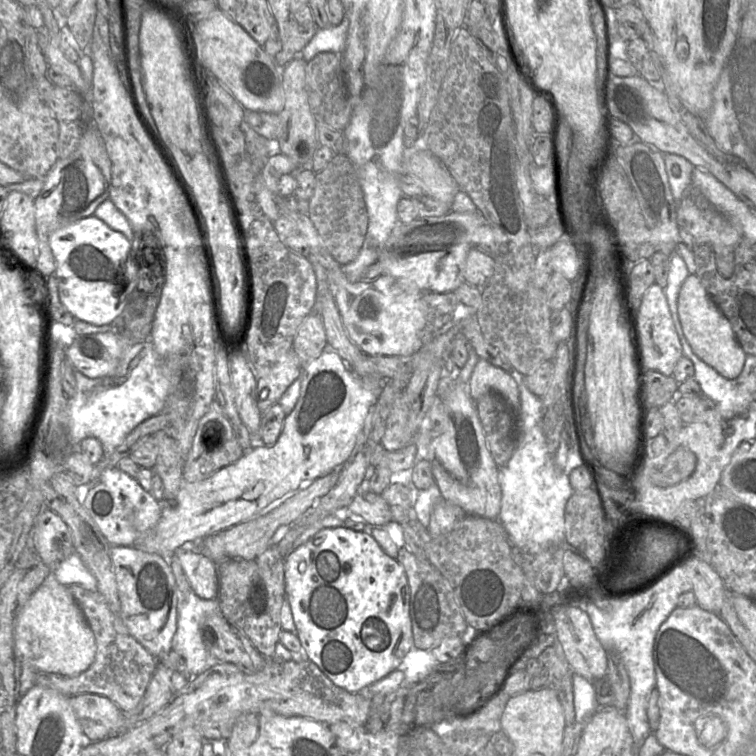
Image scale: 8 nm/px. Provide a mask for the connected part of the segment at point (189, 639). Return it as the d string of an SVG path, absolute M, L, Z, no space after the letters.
M189 592L184 603L177 604L177 629L172 640L172 650L193 676L206 669L207 650L203 644L200 628L203 620L219 612L218 599L202 599Z

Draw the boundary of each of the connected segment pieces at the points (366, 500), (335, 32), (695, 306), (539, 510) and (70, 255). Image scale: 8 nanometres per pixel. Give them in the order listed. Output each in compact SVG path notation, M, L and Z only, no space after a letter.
M357 493L347 506L347 516L354 522L382 527L392 520L388 504L379 494Z
M345 14L341 24L332 25L329 28L320 28L303 48L300 56L308 62L323 52L333 52L341 55L346 47L348 26L349 20Z
M689 274L683 282L678 296L677 312L683 333L696 356L723 377L737 378L743 370L747 354L738 342L729 320L712 300L696 274Z
M516 370L510 372L517 383L520 399L517 415L516 447L513 456L506 465L498 467L498 479L501 488L501 507L498 520L504 527L512 546L524 551L539 552L549 544L568 544L565 538L564 512L568 499L574 493L569 482L570 472L580 466L591 464L586 453L578 449L573 428L570 435L563 433L559 448L550 447L542 429L542 399L533 394L526 386L524 375Z
M93 215L55 230L48 243L56 263L54 276L62 304L76 320L111 325L138 283L139 260L131 242Z

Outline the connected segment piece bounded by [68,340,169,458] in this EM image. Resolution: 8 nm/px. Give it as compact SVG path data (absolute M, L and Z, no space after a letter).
M151 340L132 344L114 376L90 379L76 369L73 375L76 393L68 398L73 451L83 439L94 437L102 444L103 458L109 458L140 423L161 413L166 406L169 380L163 373L163 360Z

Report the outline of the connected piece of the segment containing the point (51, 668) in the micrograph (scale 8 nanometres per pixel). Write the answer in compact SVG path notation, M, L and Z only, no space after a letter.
M52 574L18 613L14 625L14 648L22 665L39 673L76 676L94 662L96 643L93 631L69 587L58 582Z

